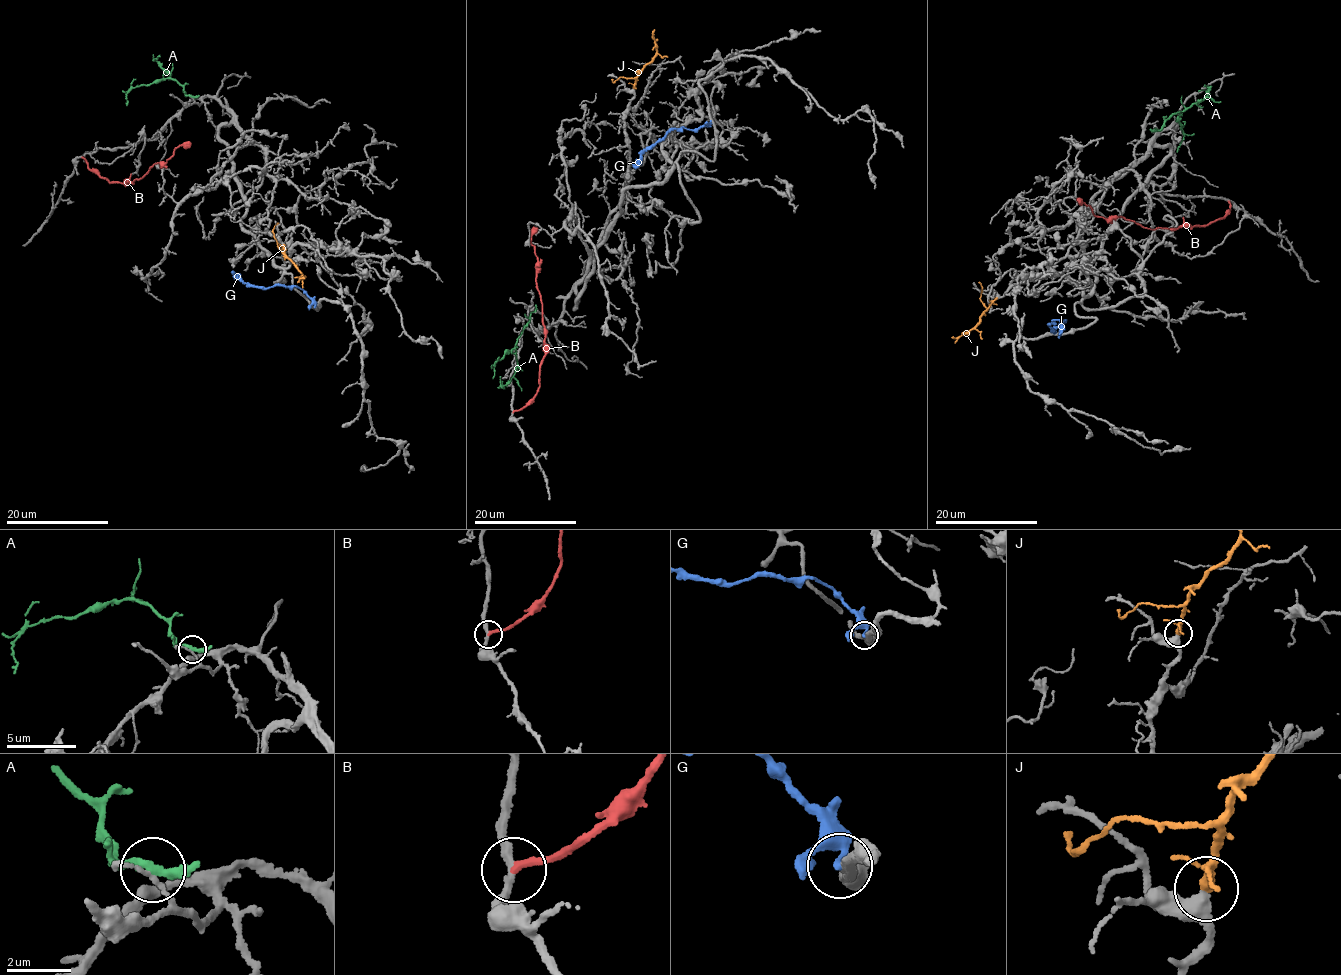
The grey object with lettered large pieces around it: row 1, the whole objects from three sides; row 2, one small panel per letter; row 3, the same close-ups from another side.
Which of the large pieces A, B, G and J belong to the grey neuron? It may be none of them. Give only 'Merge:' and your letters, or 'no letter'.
Merge: J

